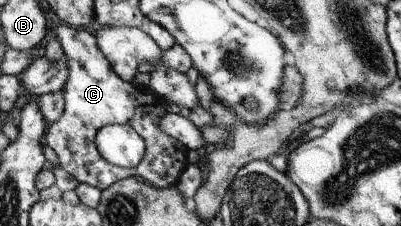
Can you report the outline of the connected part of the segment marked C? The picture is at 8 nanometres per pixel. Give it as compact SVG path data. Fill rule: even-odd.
M64 24L52 26L48 30L48 33L50 36L54 36L58 44L60 44L64 54L64 62L66 62L66 82L60 88L63 102L62 116L56 122L47 126L48 130L45 130L42 139L42 142L56 154L59 167L64 172L68 172L78 183L92 186L100 192L106 190L106 188L110 188L114 182L120 182L120 180L124 180L124 178L130 176L138 176L154 188L175 186L180 174L188 165L187 150L178 140L174 140L168 134L164 134L160 130L160 126L158 126L160 116L167 113L164 107L165 101L160 96L155 95L148 87L140 88L134 85L133 81L126 82L120 80L112 72L112 68L106 62L106 58L102 56L102 52L98 50L93 34L86 32L86 30L77 30L70 26L64 26ZM114 124L129 125L144 140L145 150L142 160L134 168L120 168L105 162L93 146L98 129Z

